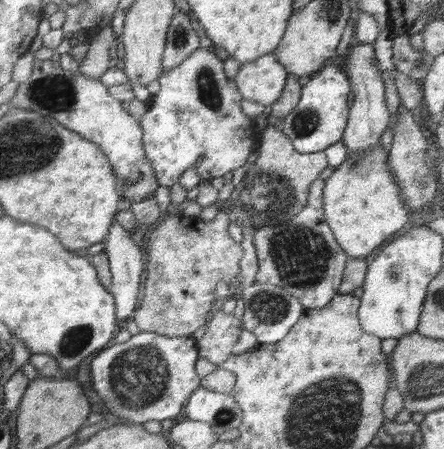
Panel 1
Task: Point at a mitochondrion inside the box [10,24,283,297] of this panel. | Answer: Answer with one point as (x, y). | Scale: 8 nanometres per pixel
(52, 93)

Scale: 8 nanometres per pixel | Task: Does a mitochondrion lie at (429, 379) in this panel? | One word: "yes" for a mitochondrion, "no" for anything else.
yes

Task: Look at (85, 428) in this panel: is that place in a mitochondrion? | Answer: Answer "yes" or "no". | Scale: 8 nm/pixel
no

